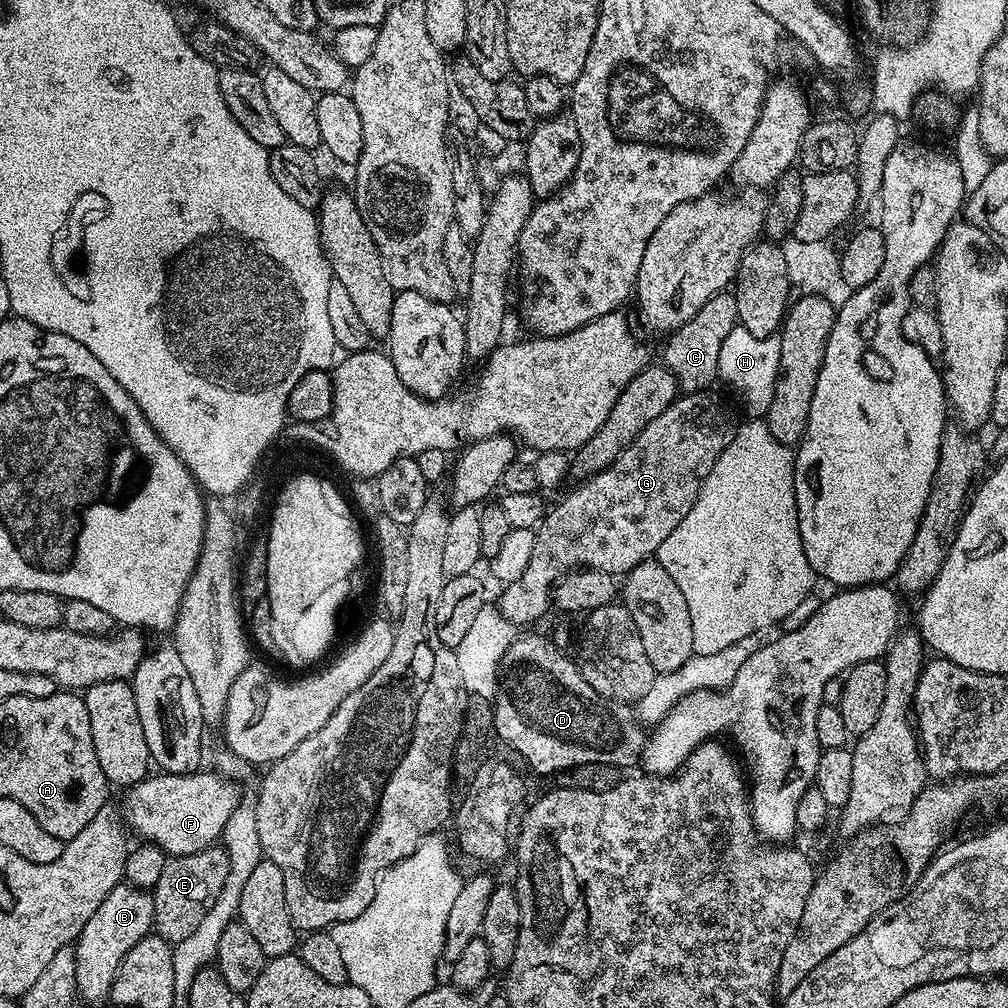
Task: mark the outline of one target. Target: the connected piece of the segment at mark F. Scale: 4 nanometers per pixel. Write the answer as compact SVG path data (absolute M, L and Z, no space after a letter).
M197 770L186 774L150 774L142 782L133 784L127 789L122 807L122 819L133 833L140 835L141 841L157 844L161 850L167 852L169 857L198 854L202 850L213 847L223 837L224 827L234 814L236 805L241 803L242 796L236 793L237 785L233 781L217 774L215 771L204 772Z

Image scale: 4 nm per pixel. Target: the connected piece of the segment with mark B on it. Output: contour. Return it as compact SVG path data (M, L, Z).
M121 882L106 894L106 902L98 906L94 918L82 926L80 936L74 942L76 958L74 960L74 976L79 999L85 1005L100 1004L112 995L114 978L118 974L118 966L122 966L122 958L144 936L154 928L154 898L151 891L136 888L133 884Z

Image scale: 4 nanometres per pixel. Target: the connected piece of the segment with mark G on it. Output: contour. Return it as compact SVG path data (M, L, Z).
M711 391L689 392L677 395L676 401L618 457L613 464L606 466L598 474L587 477L573 492L568 492L556 505L547 509L546 515L535 529L536 541L530 554L530 562L526 562L526 570L522 570L522 578L503 585L504 593L498 601L498 609L506 619L515 626L532 624L547 614L552 604L552 590L557 582L568 572L577 568L593 568L609 572L614 578L623 577L634 566L646 559L655 557L658 546L670 538L670 530L690 514L694 502L700 493L702 482L710 470L714 470L714 462L730 446L736 436L737 421L732 421L728 408Z

